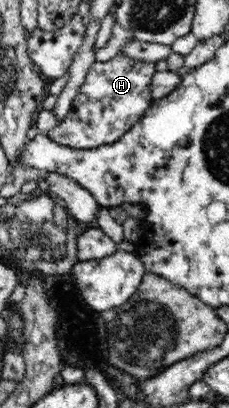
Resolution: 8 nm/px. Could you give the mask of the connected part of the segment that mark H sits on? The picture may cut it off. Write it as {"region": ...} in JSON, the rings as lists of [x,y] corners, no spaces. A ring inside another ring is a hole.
{"region":[[[123,53],[107,62],[95,61],[87,71],[84,83],[73,99],[65,120],[52,128],[47,136],[61,146],[73,149],[89,150],[113,144],[153,104],[150,84],[156,72],[155,63],[132,60]]]}

